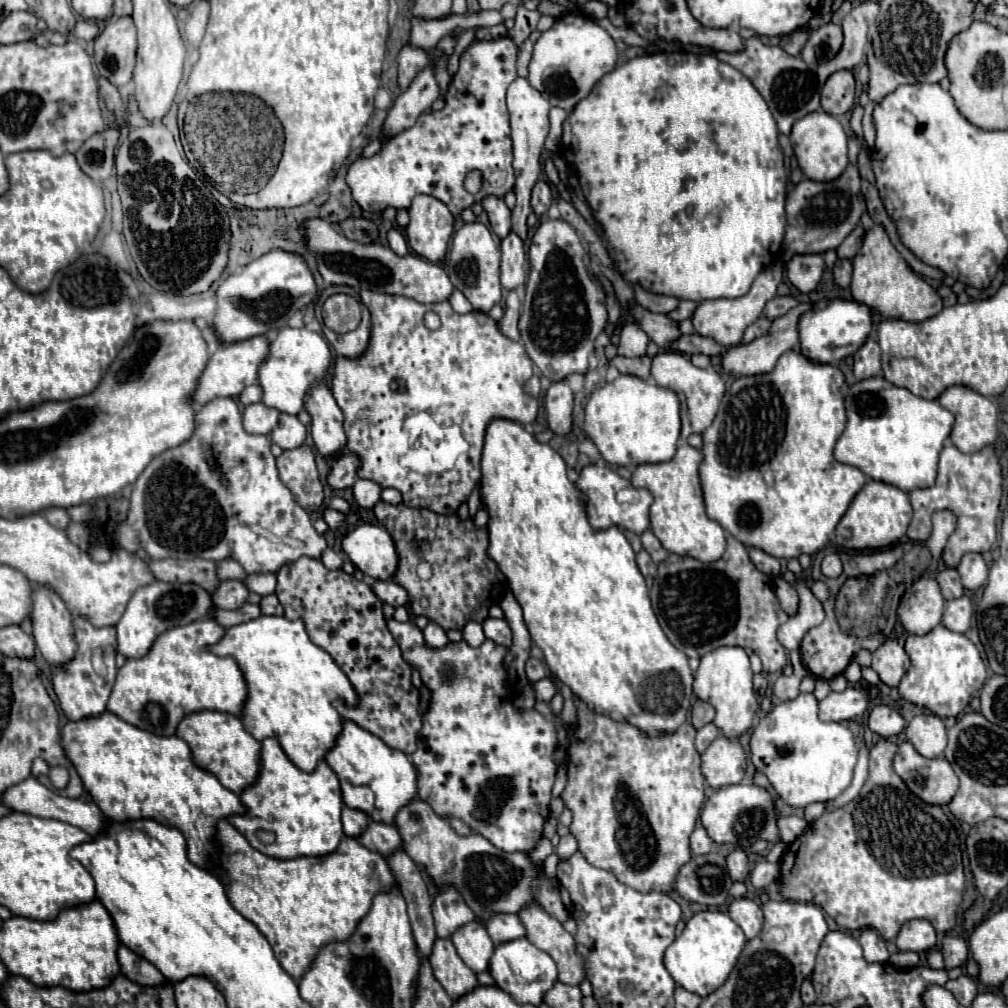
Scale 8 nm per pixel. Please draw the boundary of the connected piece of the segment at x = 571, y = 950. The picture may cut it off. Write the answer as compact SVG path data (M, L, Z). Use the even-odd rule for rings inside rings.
M529 904L519 912L519 918L527 930L527 940L547 952L557 968L559 982L579 986L585 980L585 958L577 952L573 936L549 916L539 904Z

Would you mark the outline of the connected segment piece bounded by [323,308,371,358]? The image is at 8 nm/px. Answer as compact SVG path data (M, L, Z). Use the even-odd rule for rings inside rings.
M363 308L363 322L355 330L347 332L347 334L337 334L337 332L329 330L327 326L323 326L323 334L329 340L329 344L337 356L359 358L367 350L369 338L371 338L371 318L369 318L367 308Z

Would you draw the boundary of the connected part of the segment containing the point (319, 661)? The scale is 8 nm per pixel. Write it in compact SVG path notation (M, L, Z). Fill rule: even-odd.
M259 616L255 620L229 628L223 640L217 642L215 646L209 646L209 650L213 650L213 654L221 658L225 656L235 658L245 674L245 680L249 686L249 698L241 714L241 722L245 730L255 740L277 738L285 754L293 760L297 768L301 768L303 772L315 770L317 762L323 760L325 754L335 746L337 736L343 730L343 716L333 708L333 702L343 700L347 706L355 706L359 698L347 674L335 664L335 660L309 640L309 634L305 632L303 622L301 620L291 622L285 616Z

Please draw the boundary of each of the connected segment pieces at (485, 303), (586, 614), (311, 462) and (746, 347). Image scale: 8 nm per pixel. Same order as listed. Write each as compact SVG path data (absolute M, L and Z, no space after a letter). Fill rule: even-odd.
M471 222L461 226L453 234L451 250L447 256L447 268L449 268L449 278L457 290L465 294L465 298L473 304L475 310L479 312L489 312L503 296L503 288L499 282L499 246L493 240L489 228L481 222Z
M493 420L487 428L487 436L485 436L485 448L483 448L483 460L481 460L481 496L487 504L489 510L489 550L487 554L499 564L501 572L507 576L509 586L515 594L515 598L519 600L521 608L523 608L523 616L525 616L525 624L529 628L529 634L533 638L533 642L543 650L543 658L547 668L551 670L551 674L563 682L565 686L569 686L573 690L573 694L583 700L595 714L603 714L609 718L615 718L617 722L629 722L631 726L643 730L643 734L647 736L655 736L655 734L673 734L681 724L685 724L687 720L687 712L691 708L691 684L693 684L693 672L687 664L687 656L677 650L675 646L671 646L671 642L667 640L667 636L663 634L655 612L651 608L651 600L649 600L649 592L647 592L647 584L643 574L637 568L635 562L635 552L631 548L631 544L627 542L627 538L623 536L623 532L619 528L607 528L601 532L595 532L585 516L585 504L587 504L587 496L569 482L567 478L567 464L565 460L549 446L549 444L539 444L521 424L511 422L511 420Z
M307 444L285 450L277 458L277 470L281 482L291 490L295 502L299 502L299 506L303 506L307 512L319 512L325 492L319 480L313 450Z
M805 302L805 304L797 304L795 308L791 308L787 314L779 316L773 320L771 328L755 338L753 342L749 344L739 344L739 346L733 346L729 348L725 354L723 354L723 368L733 374L733 376L753 376L753 374L765 374L765 372L771 372L775 368L775 362L779 360L781 354L785 354L787 350L795 350L799 348L799 332L797 332L797 322L799 322L799 316L811 308L811 302Z

